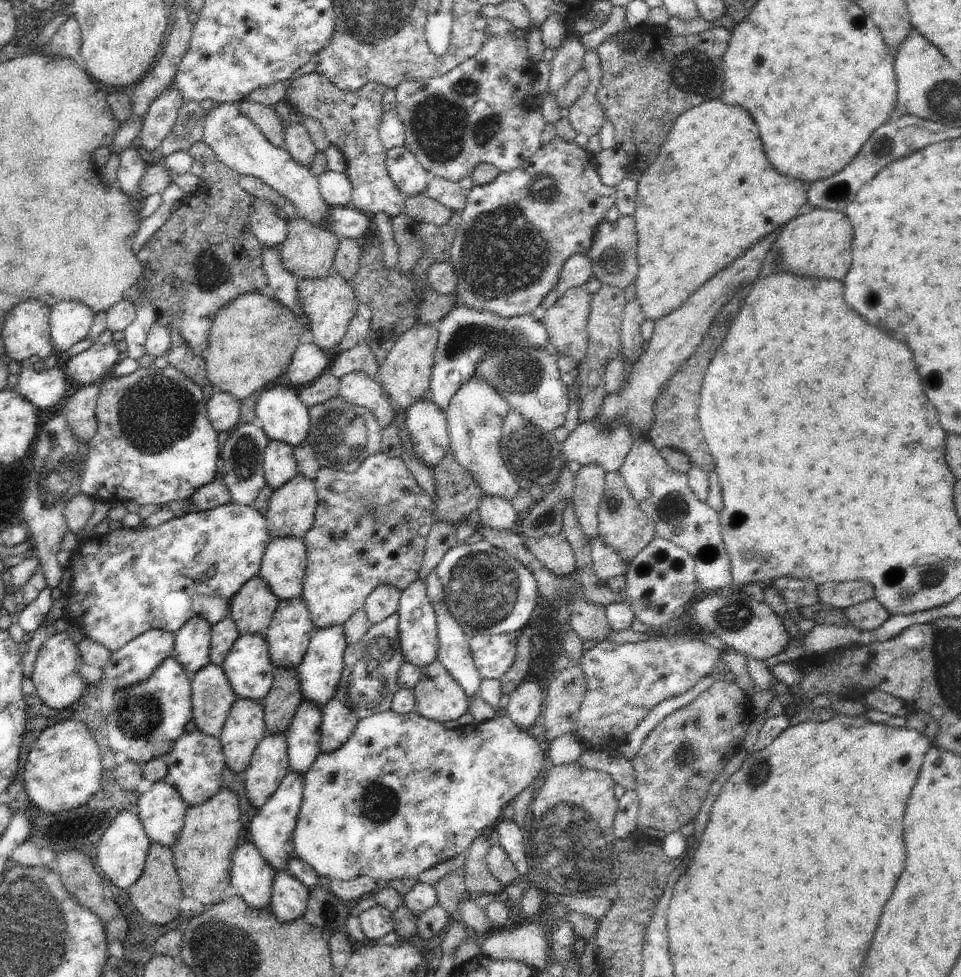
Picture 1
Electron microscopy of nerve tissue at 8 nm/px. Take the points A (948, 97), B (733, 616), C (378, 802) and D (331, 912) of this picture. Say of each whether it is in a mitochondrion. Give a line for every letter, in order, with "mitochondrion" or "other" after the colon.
A: mitochondrion
B: mitochondrion
C: mitochondrion
D: mitochondrion

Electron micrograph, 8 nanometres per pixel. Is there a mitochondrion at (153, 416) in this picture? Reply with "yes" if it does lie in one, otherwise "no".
yes

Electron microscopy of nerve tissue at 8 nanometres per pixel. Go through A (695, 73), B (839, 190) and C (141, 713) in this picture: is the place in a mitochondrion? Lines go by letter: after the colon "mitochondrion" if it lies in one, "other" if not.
A: mitochondrion
B: mitochondrion
C: mitochondrion

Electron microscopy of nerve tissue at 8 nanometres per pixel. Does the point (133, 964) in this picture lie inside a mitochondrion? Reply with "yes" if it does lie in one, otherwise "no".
no

